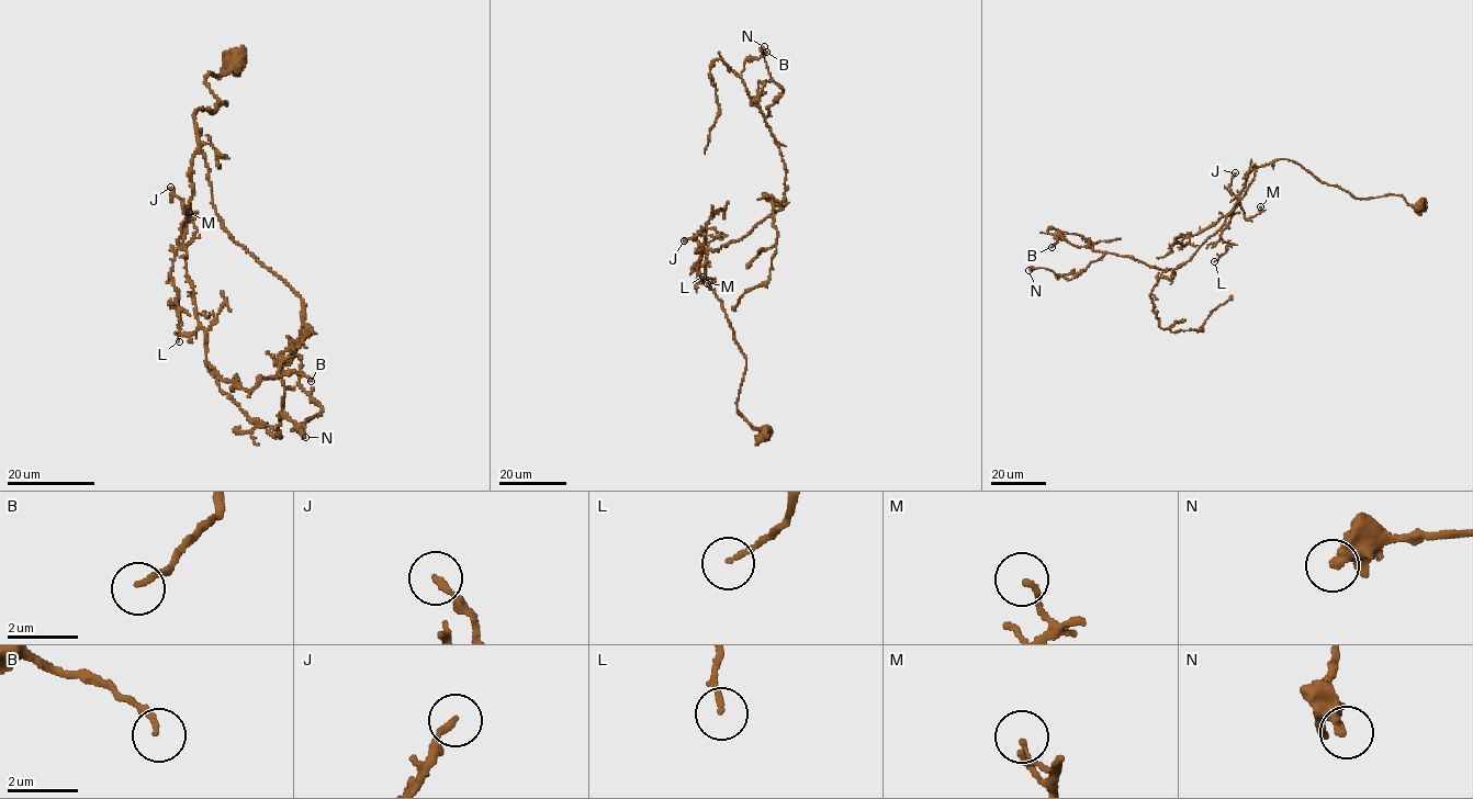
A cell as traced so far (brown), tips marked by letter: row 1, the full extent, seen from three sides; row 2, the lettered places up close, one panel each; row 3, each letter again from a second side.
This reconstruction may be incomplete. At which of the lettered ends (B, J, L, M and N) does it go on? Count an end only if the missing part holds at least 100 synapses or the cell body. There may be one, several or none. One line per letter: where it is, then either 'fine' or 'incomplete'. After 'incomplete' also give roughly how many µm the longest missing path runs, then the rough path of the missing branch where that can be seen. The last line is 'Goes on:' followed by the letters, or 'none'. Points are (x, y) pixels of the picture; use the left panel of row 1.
B: at (311, 381); fine
J: at (170, 187); fine
L: at (179, 341); fine
M: at (189, 212); fine
N: at (305, 437); fine
Goes on: none

